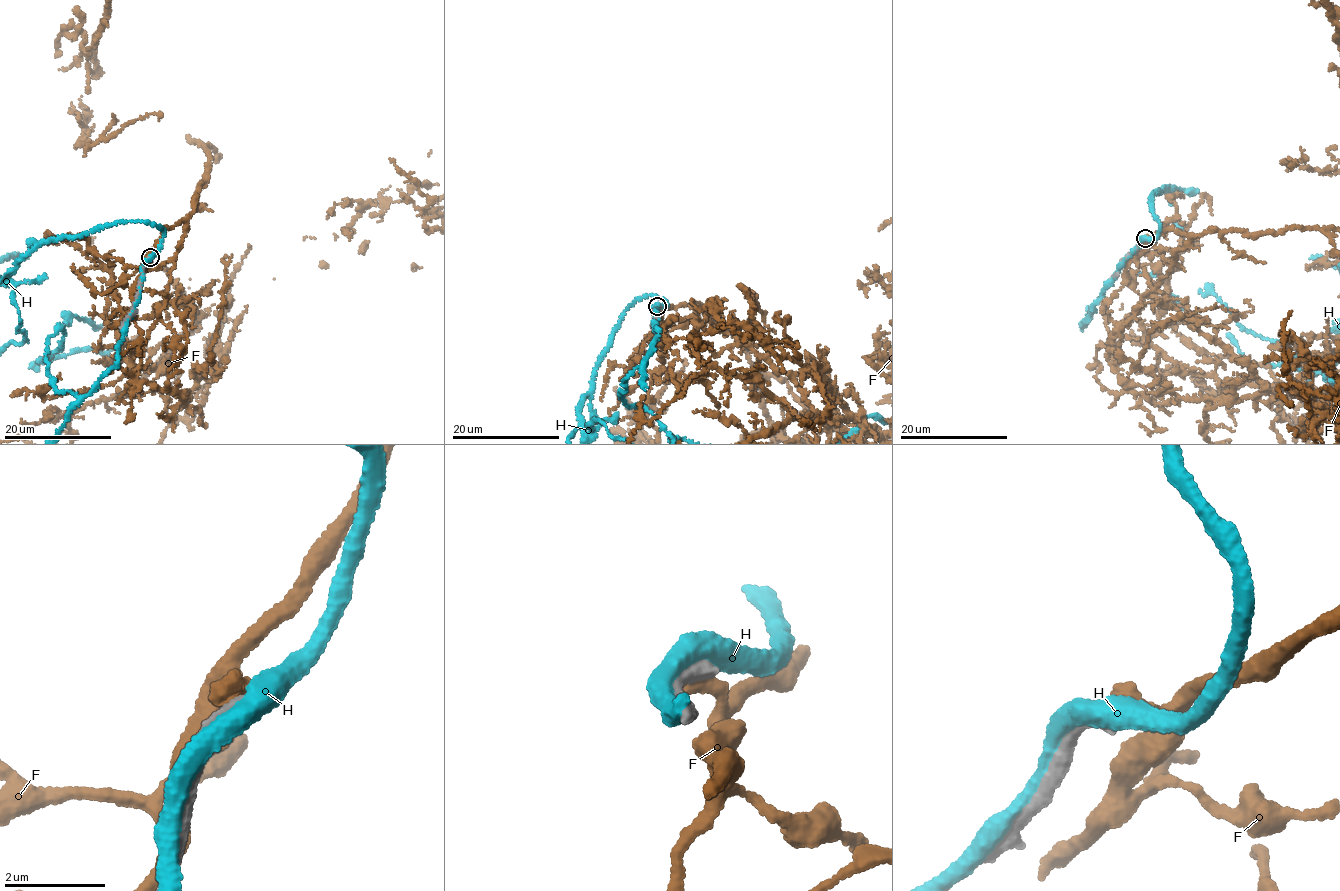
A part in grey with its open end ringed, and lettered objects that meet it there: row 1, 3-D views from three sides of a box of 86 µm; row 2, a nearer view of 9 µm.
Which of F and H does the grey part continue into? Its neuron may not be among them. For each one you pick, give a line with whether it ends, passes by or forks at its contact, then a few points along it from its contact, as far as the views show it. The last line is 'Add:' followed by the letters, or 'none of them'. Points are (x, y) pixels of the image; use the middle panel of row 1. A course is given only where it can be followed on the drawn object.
Add: none of them

